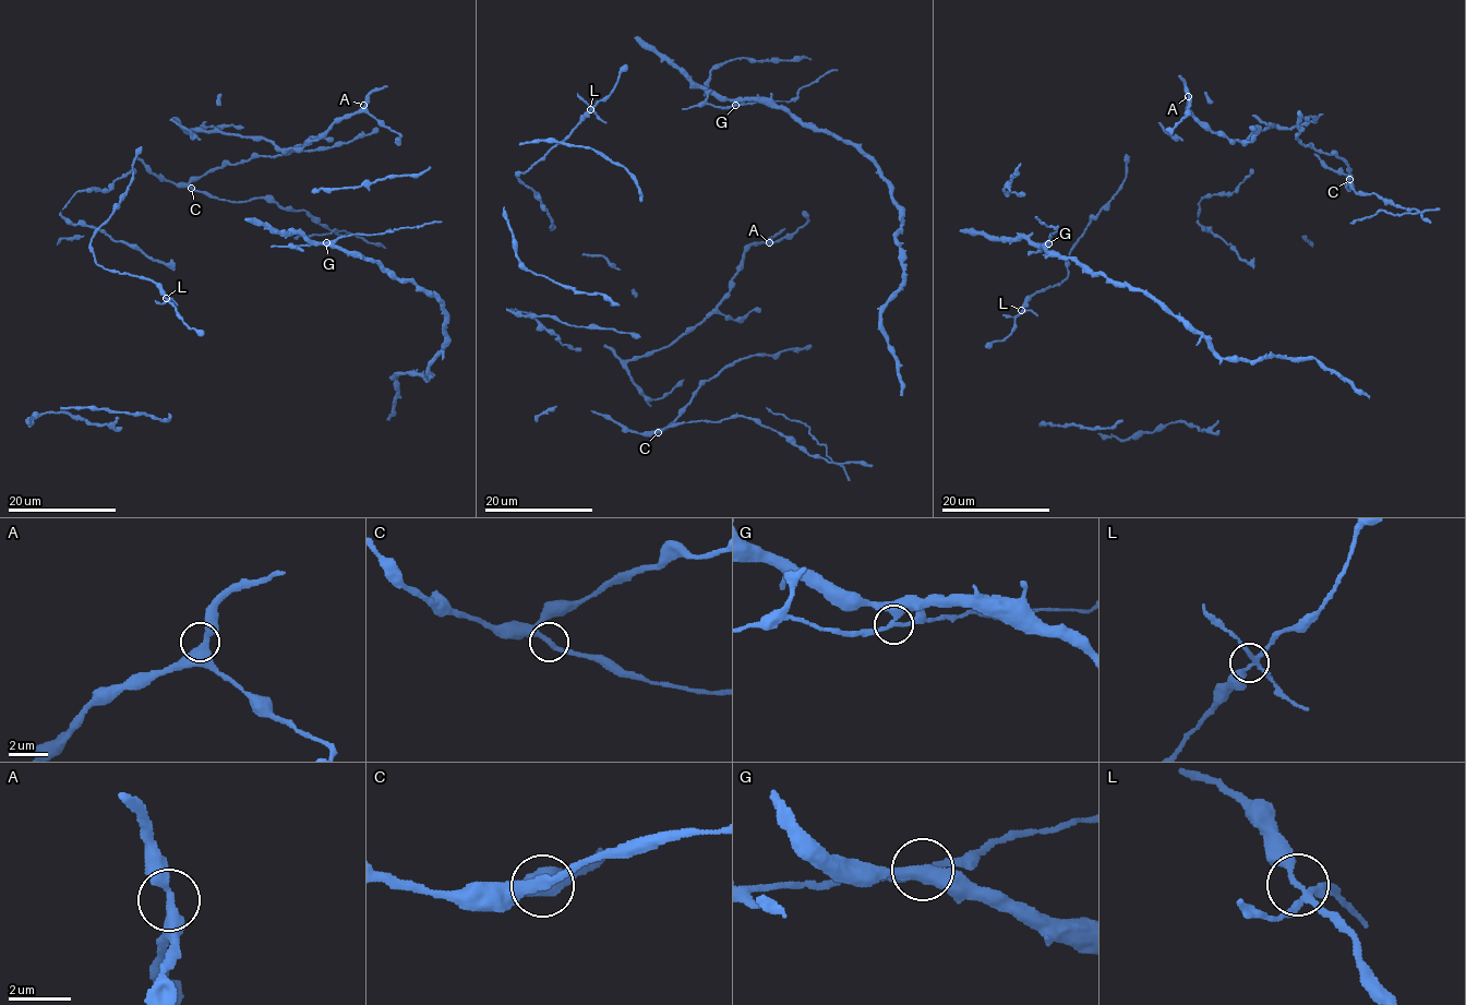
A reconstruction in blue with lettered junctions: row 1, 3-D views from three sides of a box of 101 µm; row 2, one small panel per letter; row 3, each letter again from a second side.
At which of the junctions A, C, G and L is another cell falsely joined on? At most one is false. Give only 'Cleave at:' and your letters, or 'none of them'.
Cleave at: G

